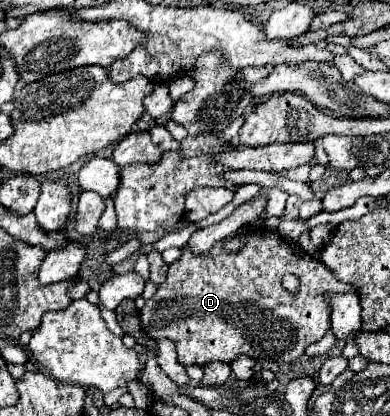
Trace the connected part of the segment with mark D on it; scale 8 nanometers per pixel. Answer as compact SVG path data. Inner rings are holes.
M255 232L239 254L227 254L221 246L223 242L217 242L211 252L199 258L183 248L181 262L169 266L167 278L159 286L157 294L139 310L139 320L145 336L153 340L171 340L177 346L179 364L229 364L239 356L291 362L299 358L309 344L321 340L329 330L329 308L323 300L323 292L353 292L353 286L337 280L323 262L309 256L295 256L289 242L285 242L277 232ZM289 272L297 274L301 280L301 288L295 296L281 288L281 278Z

